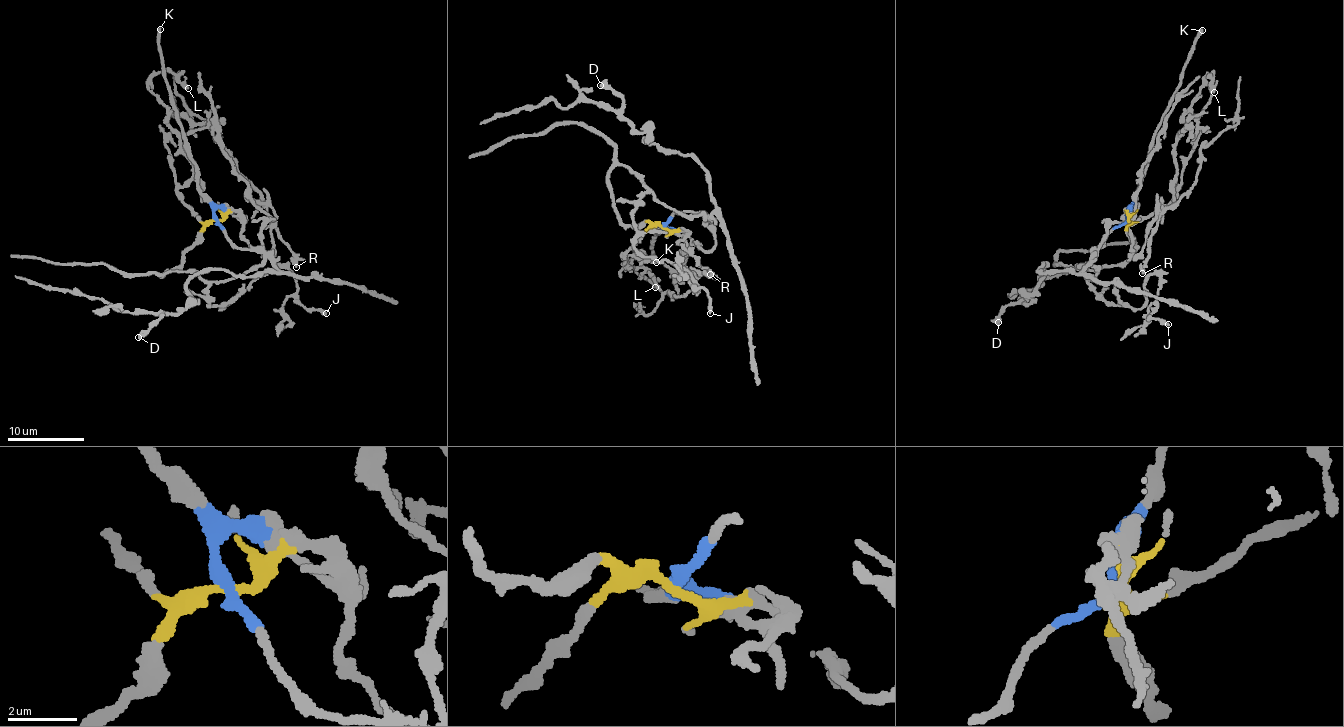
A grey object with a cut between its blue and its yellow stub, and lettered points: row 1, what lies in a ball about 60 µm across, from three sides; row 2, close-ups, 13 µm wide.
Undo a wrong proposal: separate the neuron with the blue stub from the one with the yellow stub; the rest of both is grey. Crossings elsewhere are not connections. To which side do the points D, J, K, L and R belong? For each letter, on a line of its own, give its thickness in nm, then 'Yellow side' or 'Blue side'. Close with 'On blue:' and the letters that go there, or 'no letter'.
D: Thickness 550 nm. Blue side
J: Thickness 300 nm. Yellow side
K: Thickness 280 nm. Blue side
L: Thickness 190 nm. Yellow side
R: Thickness 240 nm. Yellow side
On blue: D, K

